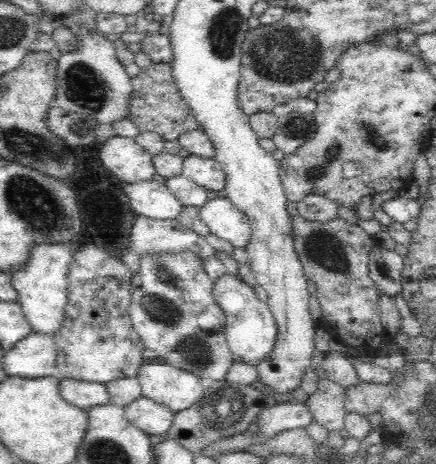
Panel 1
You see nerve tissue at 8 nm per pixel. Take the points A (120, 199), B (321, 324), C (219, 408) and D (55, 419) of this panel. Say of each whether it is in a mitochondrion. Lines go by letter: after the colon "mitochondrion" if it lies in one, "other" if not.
A: other
B: other
C: mitochondrion
D: other

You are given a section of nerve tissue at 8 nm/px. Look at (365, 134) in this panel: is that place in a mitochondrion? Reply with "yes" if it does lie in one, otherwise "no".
yes

